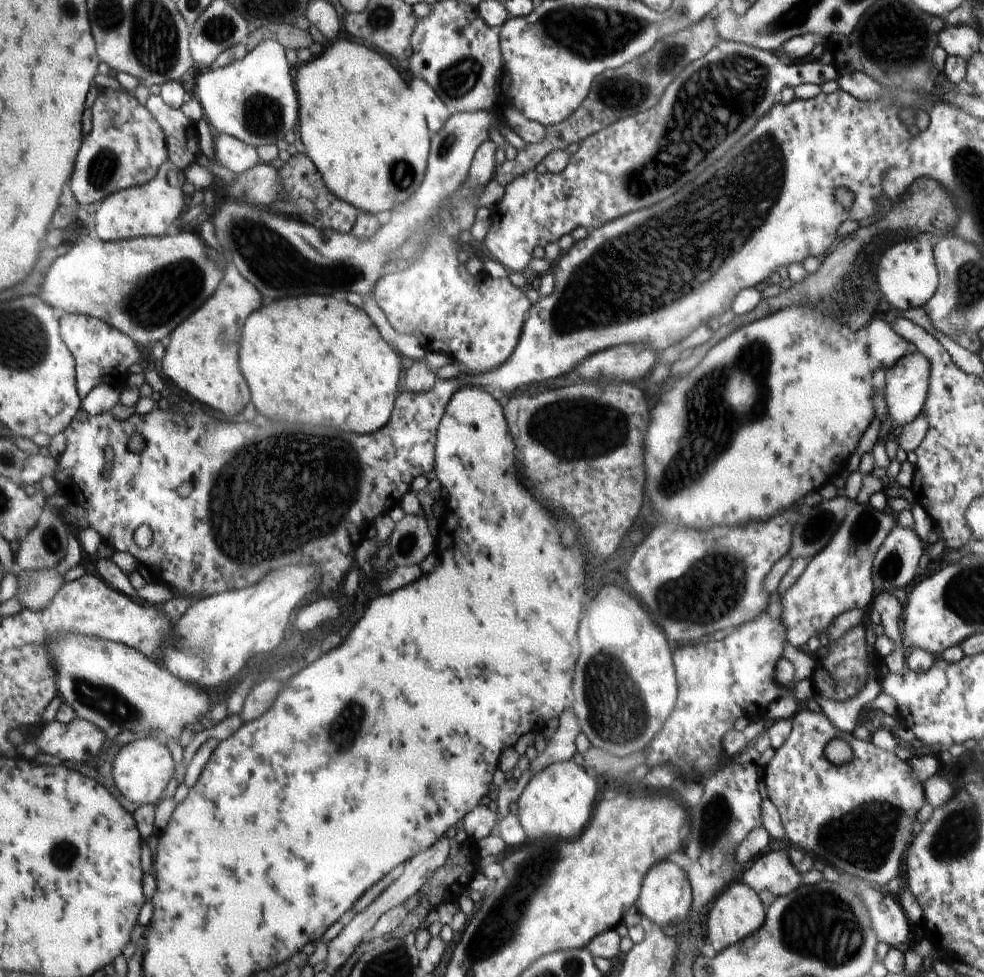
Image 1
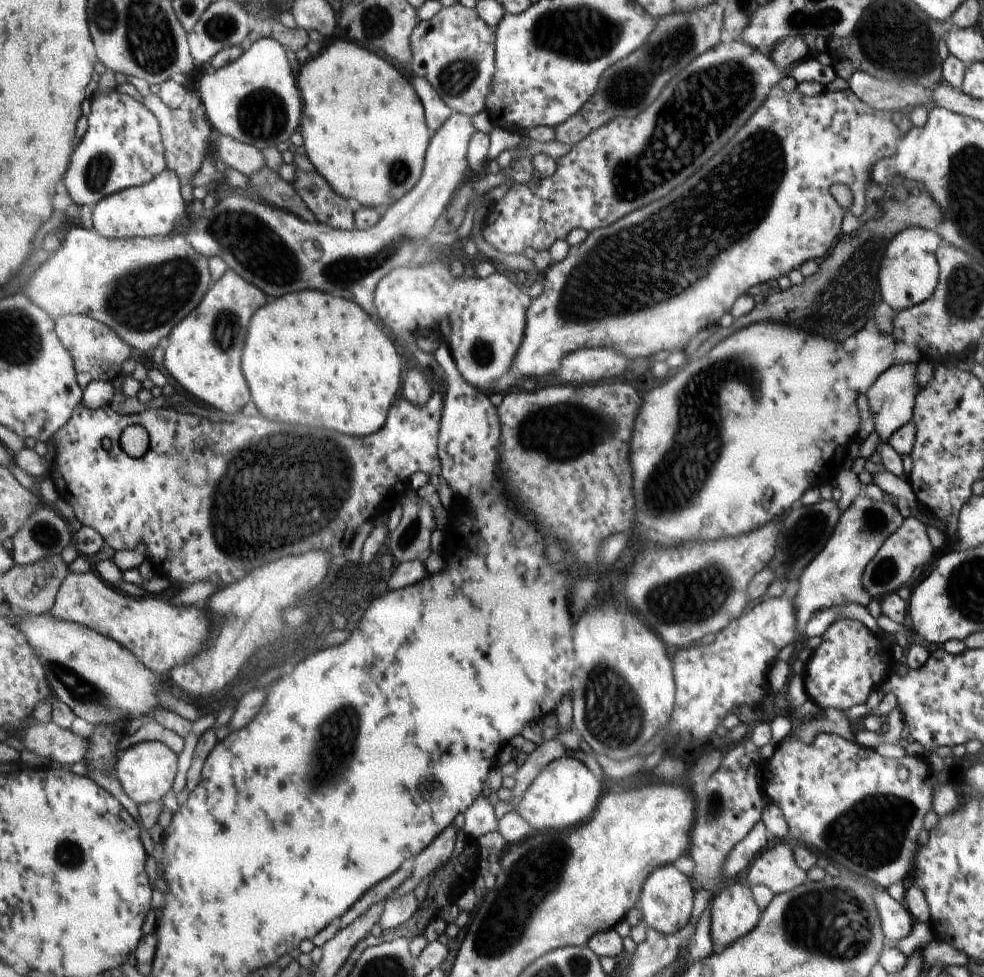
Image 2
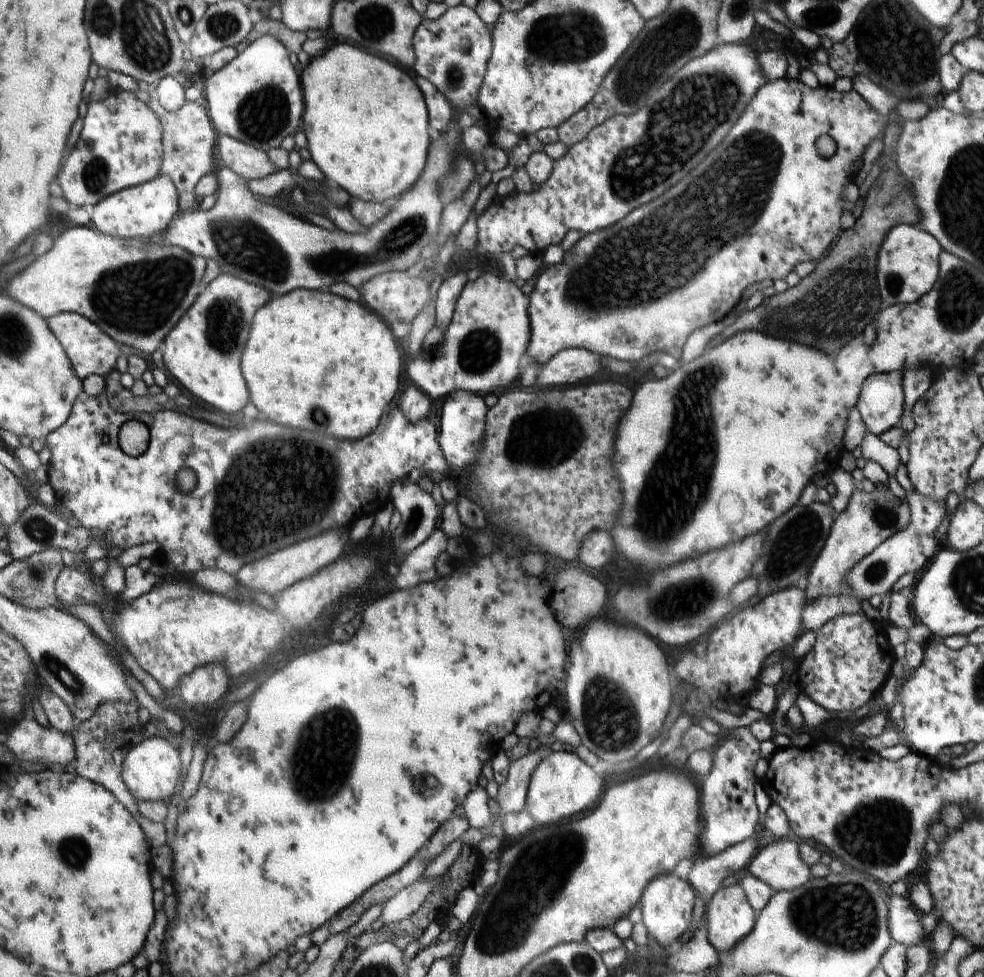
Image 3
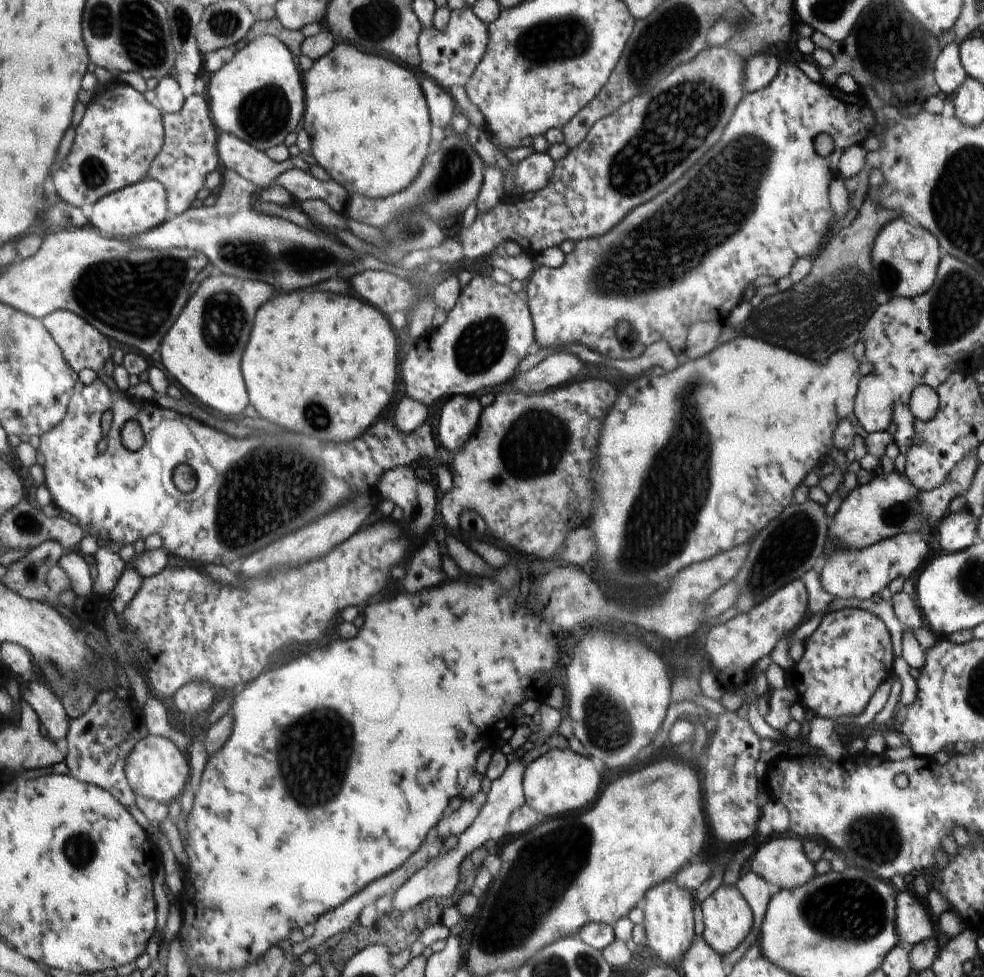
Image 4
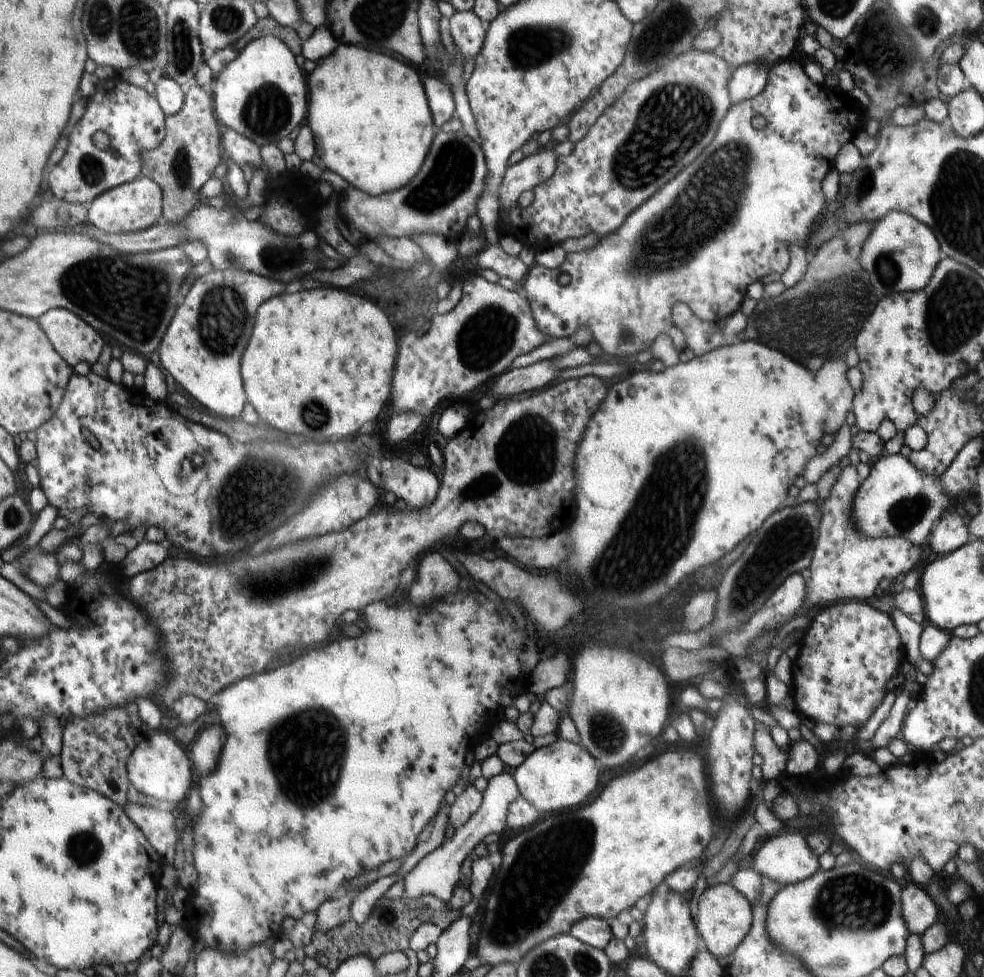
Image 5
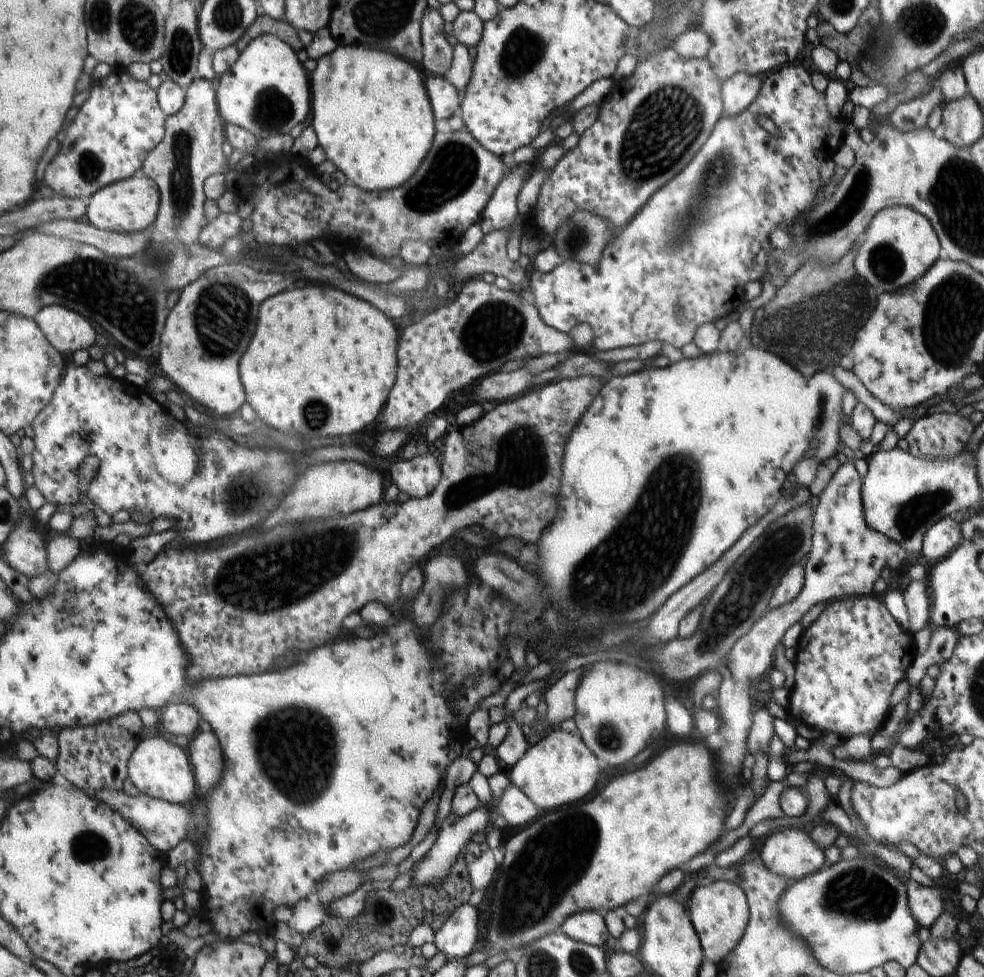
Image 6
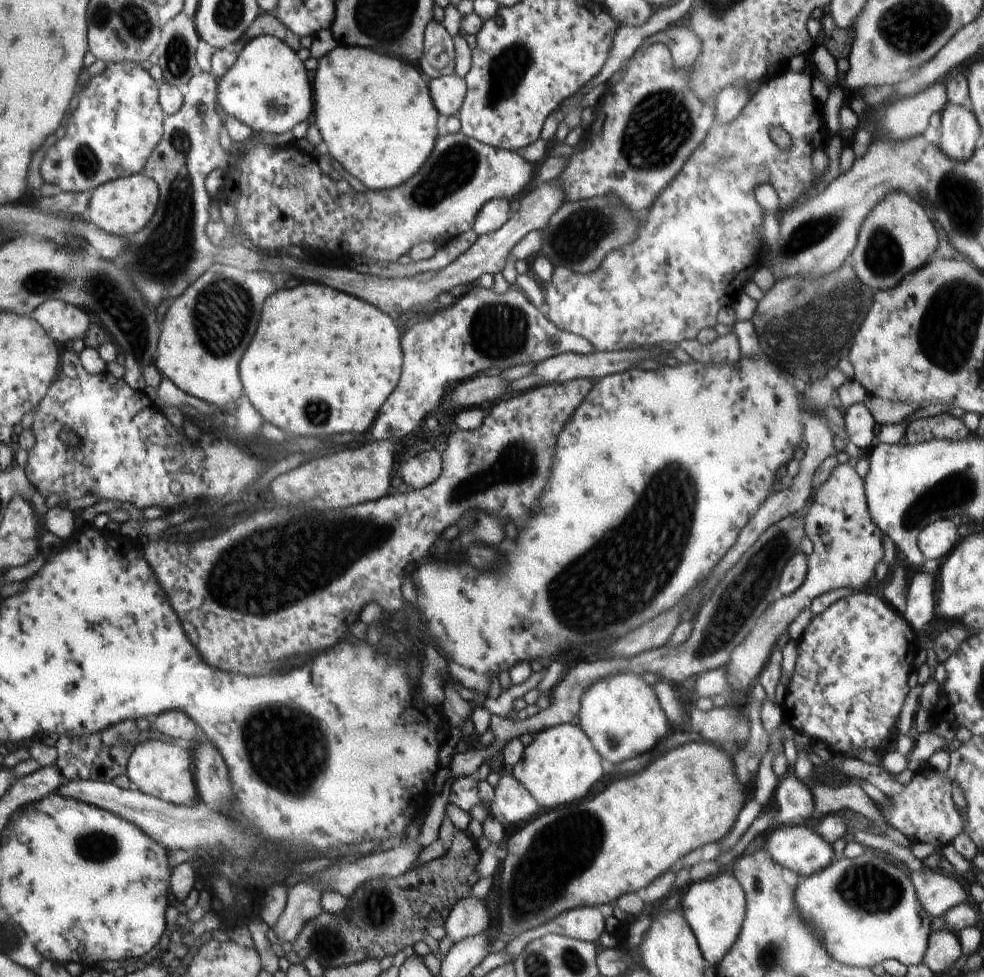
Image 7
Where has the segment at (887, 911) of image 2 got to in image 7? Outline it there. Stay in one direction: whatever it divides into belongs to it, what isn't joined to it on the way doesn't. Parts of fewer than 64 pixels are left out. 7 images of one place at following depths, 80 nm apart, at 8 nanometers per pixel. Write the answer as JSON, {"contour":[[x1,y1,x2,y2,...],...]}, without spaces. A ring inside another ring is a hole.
{"contour":[[924,868,920,873,912,873,909,879,919,903,930,919,944,916,952,907,966,900,966,893,956,878,944,876,944,872]]}

